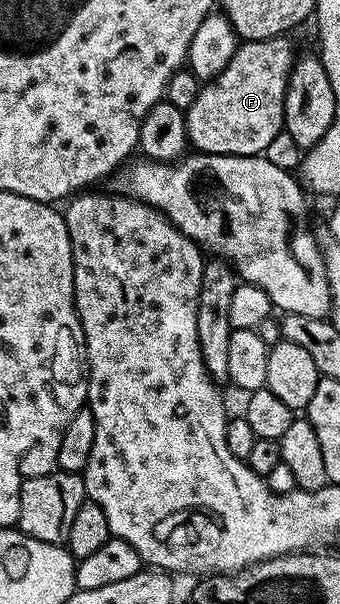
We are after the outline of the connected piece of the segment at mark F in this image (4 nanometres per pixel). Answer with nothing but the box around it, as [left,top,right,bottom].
[186,35,294,157]

